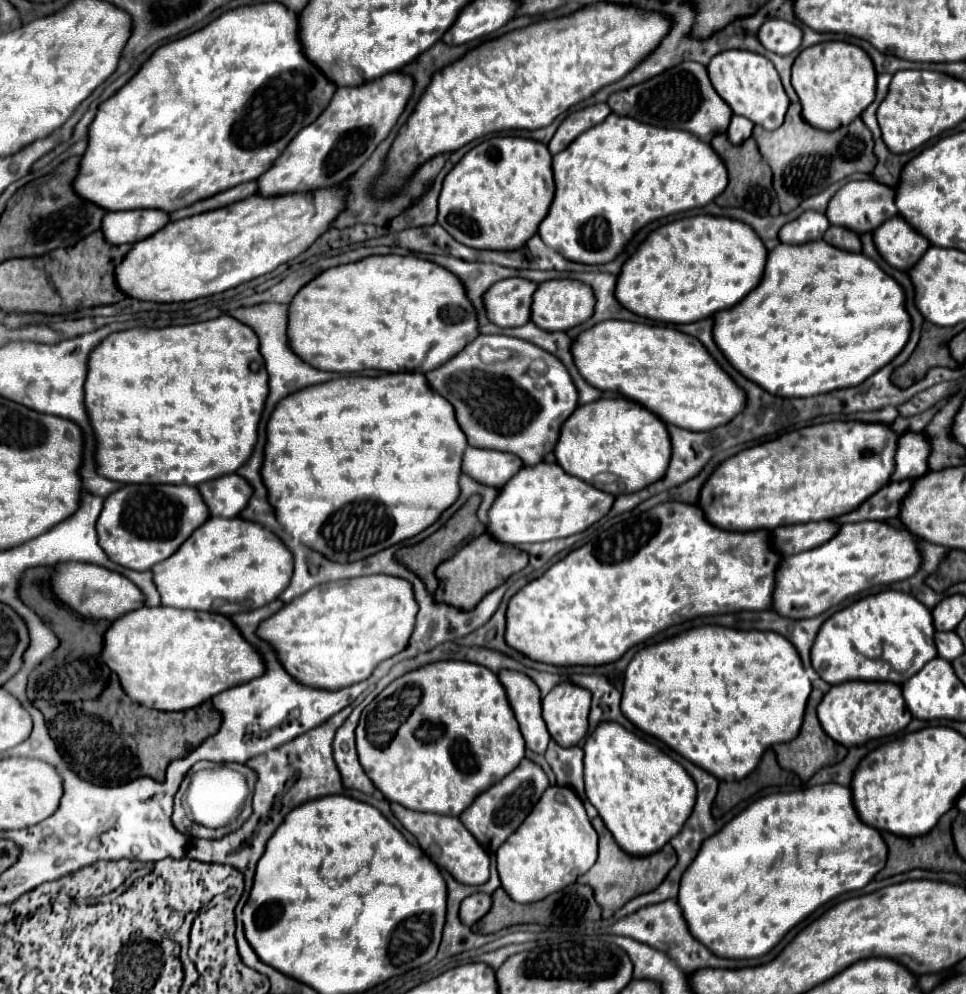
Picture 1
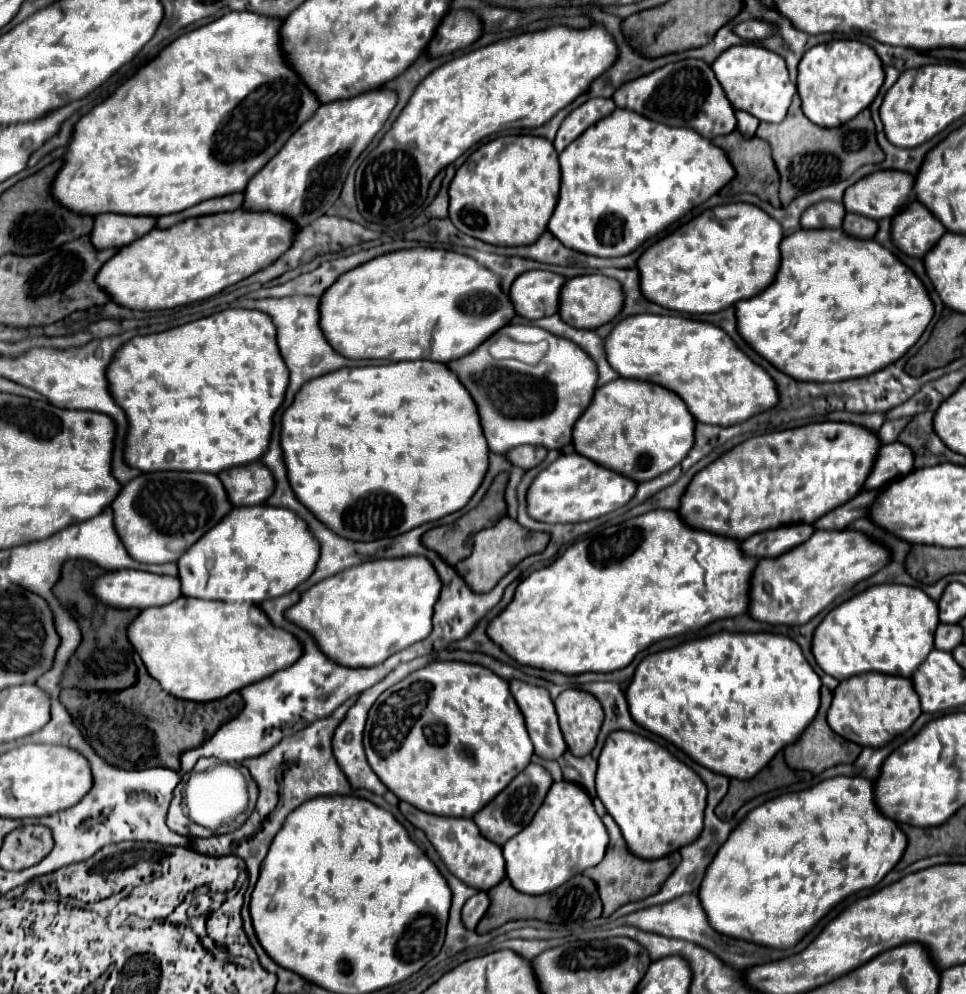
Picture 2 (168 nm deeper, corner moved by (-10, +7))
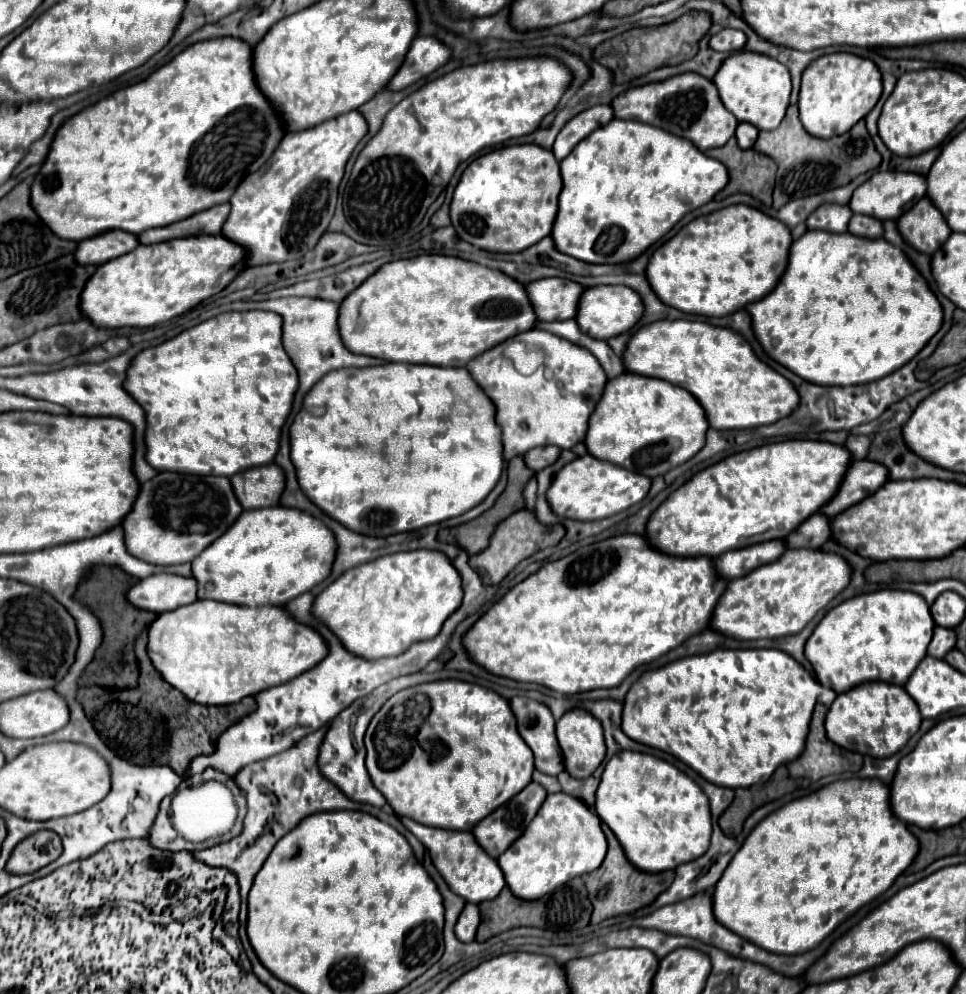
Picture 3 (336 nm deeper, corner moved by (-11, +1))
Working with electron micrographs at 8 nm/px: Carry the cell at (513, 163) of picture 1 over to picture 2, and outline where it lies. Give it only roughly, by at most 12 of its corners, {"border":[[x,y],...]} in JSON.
{"border":[[500,136],[450,184],[450,220],[534,244],[560,190],[554,144]]}

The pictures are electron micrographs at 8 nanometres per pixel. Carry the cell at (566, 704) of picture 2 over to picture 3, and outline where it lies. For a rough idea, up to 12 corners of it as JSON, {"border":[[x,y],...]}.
{"border":[[579,708],[557,722],[565,770],[589,778],[605,758],[601,722]]}

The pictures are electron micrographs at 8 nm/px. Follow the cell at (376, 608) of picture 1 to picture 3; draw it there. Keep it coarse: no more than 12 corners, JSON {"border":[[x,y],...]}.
{"border":[[439,550],[347,570],[313,614],[377,660],[437,636],[461,600]]}

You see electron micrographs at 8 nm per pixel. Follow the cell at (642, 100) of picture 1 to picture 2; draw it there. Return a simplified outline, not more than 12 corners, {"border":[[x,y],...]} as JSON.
{"border":[[670,62],[612,98],[708,140],[736,128],[710,64]]}

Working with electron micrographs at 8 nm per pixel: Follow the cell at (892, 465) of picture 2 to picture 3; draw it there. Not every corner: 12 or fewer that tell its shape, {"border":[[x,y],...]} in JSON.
{"border":[[855,460],[819,514],[837,516],[887,482],[887,468]]}

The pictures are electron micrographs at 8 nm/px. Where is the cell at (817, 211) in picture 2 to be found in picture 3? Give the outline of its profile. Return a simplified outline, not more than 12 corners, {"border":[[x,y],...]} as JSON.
{"border":[[821,204],[809,218],[809,230],[847,232],[851,208]]}

